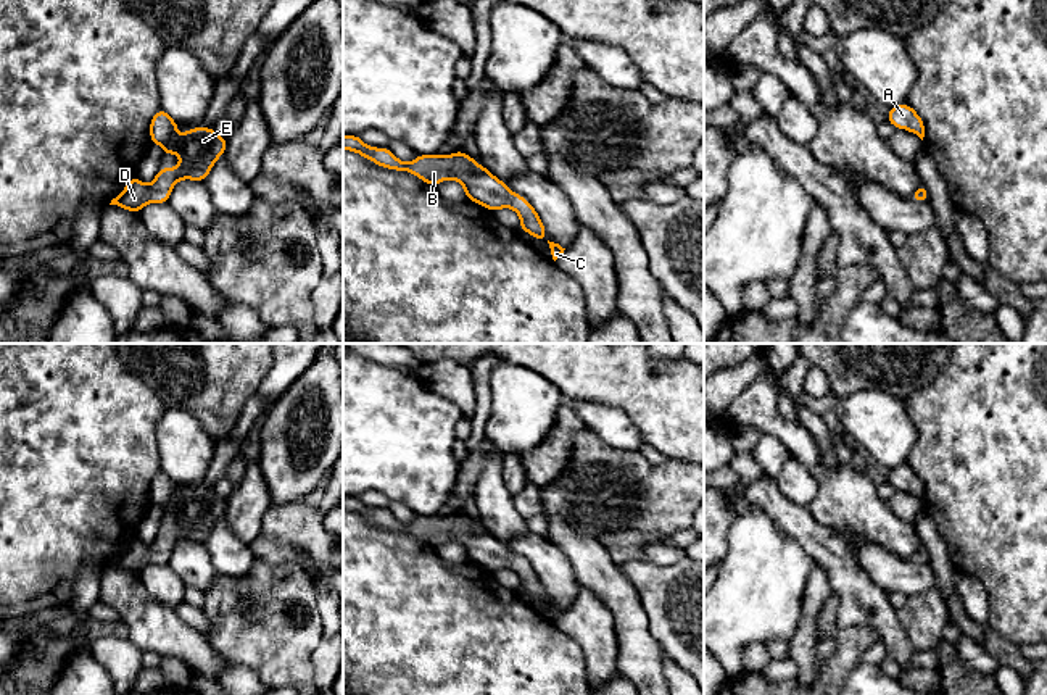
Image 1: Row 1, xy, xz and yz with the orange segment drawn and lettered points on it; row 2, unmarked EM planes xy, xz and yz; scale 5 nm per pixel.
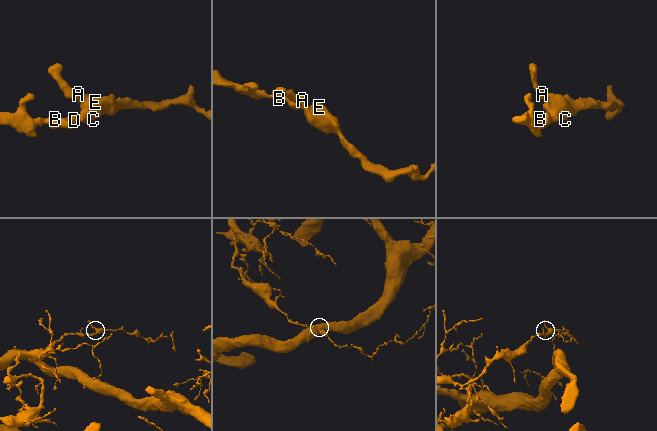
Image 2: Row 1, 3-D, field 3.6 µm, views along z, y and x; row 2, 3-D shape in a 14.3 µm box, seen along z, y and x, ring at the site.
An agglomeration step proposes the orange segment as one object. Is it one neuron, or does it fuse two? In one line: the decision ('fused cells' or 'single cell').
single cell

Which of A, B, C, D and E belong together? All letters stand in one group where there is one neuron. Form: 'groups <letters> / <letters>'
groups A B C D E

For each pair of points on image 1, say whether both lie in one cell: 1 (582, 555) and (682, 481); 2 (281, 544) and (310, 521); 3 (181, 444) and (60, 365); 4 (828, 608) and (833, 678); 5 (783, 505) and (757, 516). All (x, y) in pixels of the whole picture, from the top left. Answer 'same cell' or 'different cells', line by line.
1: different cells
2: same cell
3: different cells
4: same cell
5: different cells

